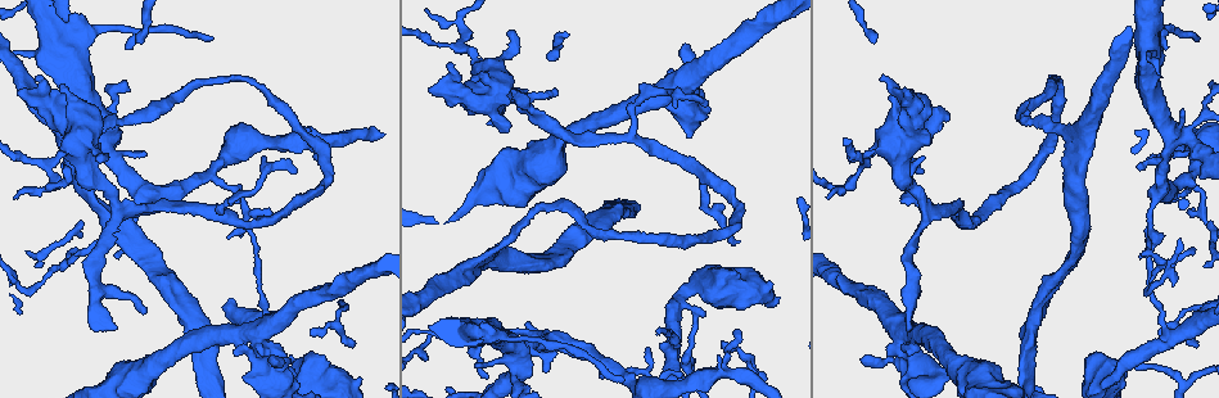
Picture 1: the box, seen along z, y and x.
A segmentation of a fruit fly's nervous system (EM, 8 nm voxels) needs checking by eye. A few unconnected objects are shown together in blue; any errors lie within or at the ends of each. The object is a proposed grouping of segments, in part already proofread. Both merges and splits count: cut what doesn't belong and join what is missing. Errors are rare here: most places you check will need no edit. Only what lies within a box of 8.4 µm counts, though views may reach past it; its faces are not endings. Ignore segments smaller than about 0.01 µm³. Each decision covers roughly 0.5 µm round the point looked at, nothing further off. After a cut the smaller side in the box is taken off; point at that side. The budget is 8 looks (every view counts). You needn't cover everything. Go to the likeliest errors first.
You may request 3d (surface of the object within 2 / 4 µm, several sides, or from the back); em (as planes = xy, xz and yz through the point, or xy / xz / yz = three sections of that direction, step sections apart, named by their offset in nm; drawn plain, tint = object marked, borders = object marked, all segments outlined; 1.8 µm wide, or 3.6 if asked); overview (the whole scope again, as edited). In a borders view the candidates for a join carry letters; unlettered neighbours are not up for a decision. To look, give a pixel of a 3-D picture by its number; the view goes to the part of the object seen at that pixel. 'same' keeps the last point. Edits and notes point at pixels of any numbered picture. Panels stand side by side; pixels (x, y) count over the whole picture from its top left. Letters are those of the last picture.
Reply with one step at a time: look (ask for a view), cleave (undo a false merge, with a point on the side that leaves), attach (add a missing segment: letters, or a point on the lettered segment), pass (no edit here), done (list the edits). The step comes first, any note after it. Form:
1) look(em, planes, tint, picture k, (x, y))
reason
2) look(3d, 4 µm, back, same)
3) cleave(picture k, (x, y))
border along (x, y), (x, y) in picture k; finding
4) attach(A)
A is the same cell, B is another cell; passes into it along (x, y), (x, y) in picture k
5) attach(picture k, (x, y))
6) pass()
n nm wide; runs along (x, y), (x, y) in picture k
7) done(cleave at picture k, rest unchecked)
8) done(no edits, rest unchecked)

look(em, planes, borders, picture 1, (1158, 333))
tapers out

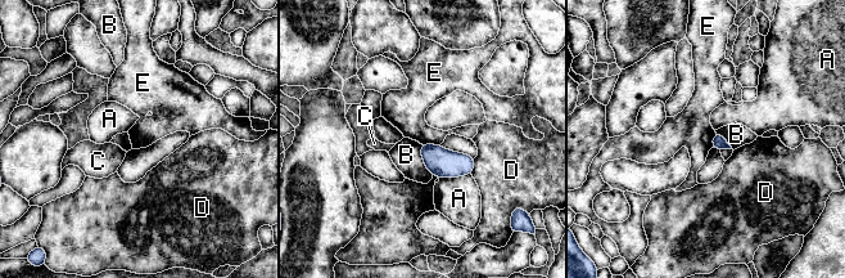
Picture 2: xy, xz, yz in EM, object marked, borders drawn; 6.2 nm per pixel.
pass()
90 nm wide; B touches over 220 nm; A, B, C, D and E are other cells; none of them fits

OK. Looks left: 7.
look(3d, 2 µm, picture 1, (906, 331))

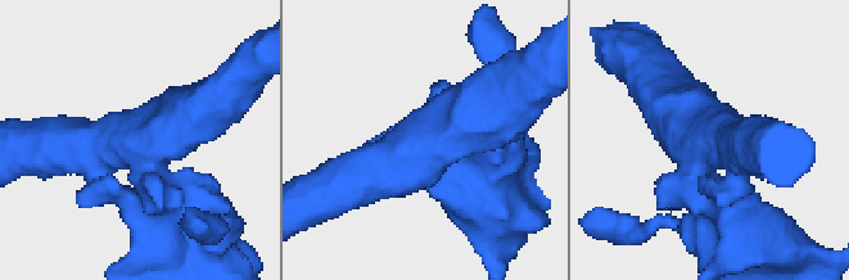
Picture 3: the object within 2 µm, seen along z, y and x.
look(em, xy, step 16, tint, picture 3, (706, 136))
shape alone is not enough

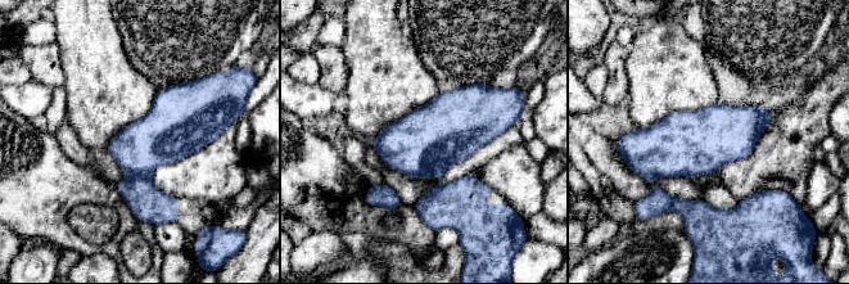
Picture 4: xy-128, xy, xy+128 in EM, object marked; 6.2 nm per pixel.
look(em, planes, borders, same)

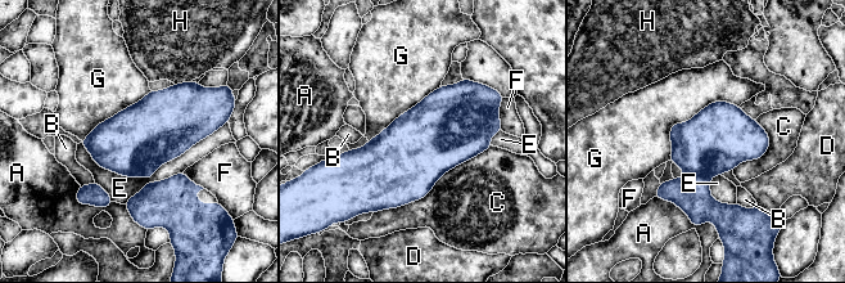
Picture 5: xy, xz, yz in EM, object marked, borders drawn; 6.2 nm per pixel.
cleave(picture 5, (691, 193))
A, B, C, D, E, F, G and H are other cells; 3 arms; border along (686, 173), (708, 178) in picture 5; two neurons meet here

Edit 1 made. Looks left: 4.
look(overview)

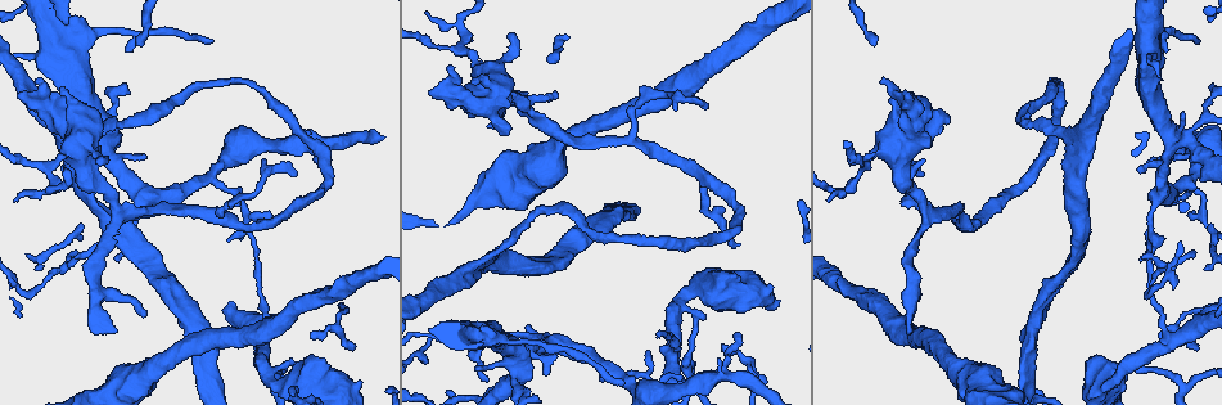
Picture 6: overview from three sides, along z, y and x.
look(em, planes, borders, picture 6, (516, 360))
sharp bend

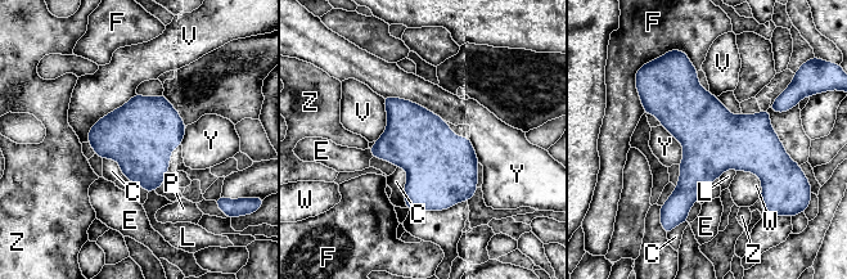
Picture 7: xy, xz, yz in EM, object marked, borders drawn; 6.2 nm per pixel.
pass()
V touches over 440 nm; C, E, F, L, P, V, W, Y and Z are other cells; border along (397, 166), (406, 171), (408, 207) in picture 7; all the same neuron

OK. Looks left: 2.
done(cleave at picture 5, rest unchecked)

